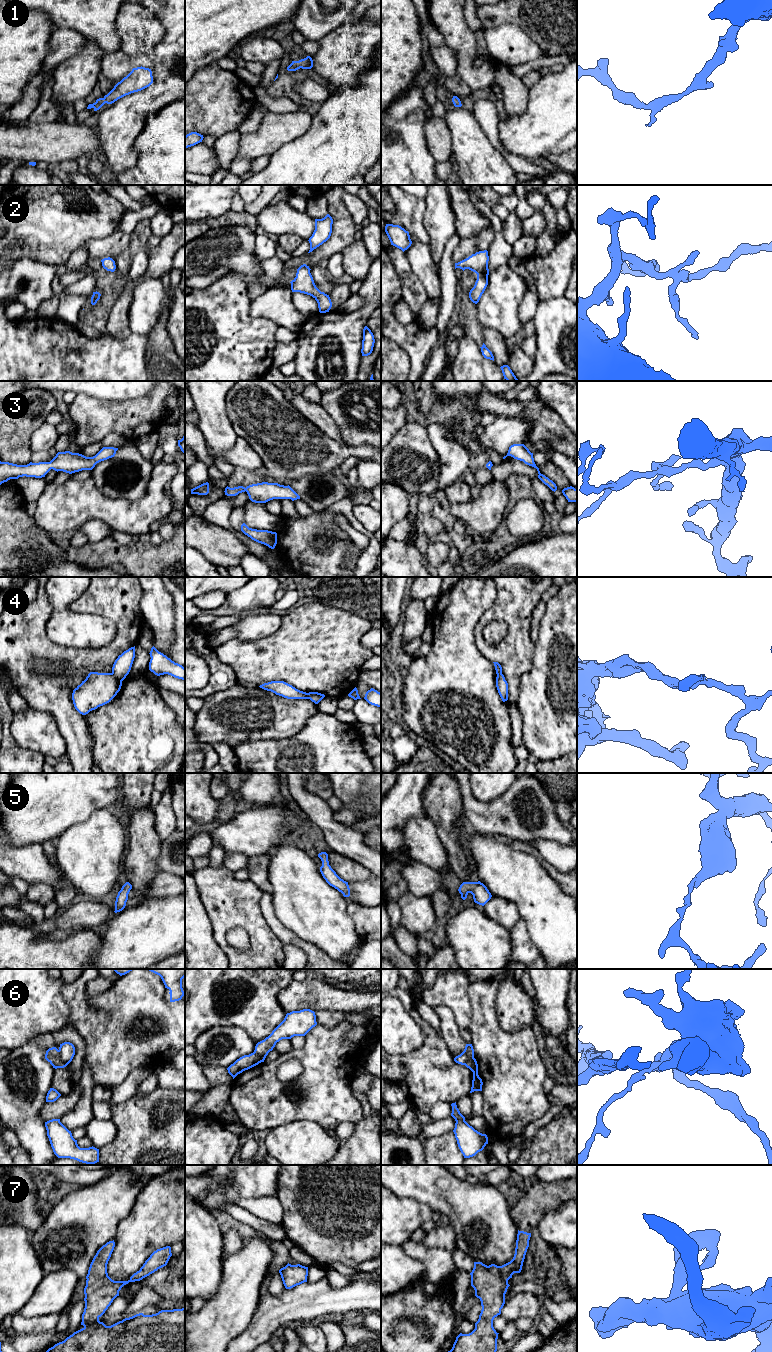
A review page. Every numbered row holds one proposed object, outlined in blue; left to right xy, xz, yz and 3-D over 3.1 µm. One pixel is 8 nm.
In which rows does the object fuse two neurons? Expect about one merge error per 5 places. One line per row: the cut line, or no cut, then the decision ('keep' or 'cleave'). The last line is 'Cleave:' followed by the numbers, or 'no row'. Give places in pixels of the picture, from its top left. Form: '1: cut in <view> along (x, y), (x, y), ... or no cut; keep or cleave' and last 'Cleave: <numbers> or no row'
1: no cut; keep
2: no cut; keep
3: no cut; keep
4: cut in xy along (111, 673), (122, 680); cleave
5: no cut; keep
6: cut in xy along (58, 1050), (58, 1056), (66, 1065); cleave
7: no cut; keep
Cleave: 4, 6

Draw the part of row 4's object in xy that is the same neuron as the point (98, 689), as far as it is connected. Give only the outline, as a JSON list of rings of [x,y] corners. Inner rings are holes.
[[[90,672],[72,693],[75,709],[82,715],[109,703],[120,691],[122,680],[112,673]]]

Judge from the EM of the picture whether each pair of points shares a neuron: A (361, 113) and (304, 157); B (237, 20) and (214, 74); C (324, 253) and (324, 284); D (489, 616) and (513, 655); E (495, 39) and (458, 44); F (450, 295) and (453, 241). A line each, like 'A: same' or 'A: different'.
A: same
B: different
C: different
D: same
E: different
F: same

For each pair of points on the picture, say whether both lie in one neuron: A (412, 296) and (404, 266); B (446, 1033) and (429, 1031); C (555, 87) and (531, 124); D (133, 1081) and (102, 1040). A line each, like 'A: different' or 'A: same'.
A: same
B: same
C: same
D: different

